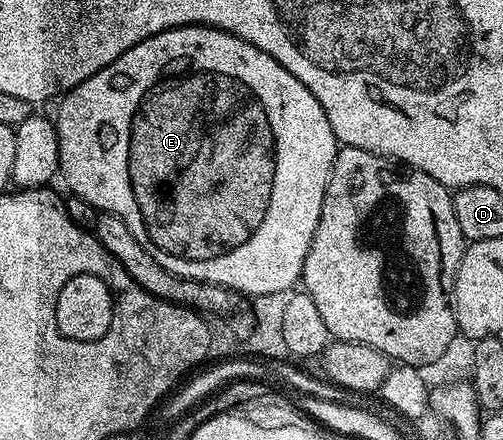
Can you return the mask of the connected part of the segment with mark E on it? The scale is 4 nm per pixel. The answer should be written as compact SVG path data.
M181 25L136 43L136 47L124 51L120 59L108 63L108 67L96 71L96 75L81 81L58 103L56 124L61 180L66 180L73 196L92 203L92 207L99 213L111 213L124 219L136 243L140 243L140 247L144 247L144 251L148 251L148 255L152 255L160 267L187 277L190 281L223 285L225 289L234 289L253 299L270 299L275 296L273 293L285 294L299 284L308 247L320 223L324 195L340 142L332 131L332 123L328 123L324 107L320 107L320 99L316 99L316 95L312 95L312 91L308 91L308 87L304 87L304 83L300 83L292 71L272 59L272 55L260 51L260 47L252 47L252 43L240 39L235 33L226 33L223 29L213 29L210 25Z

